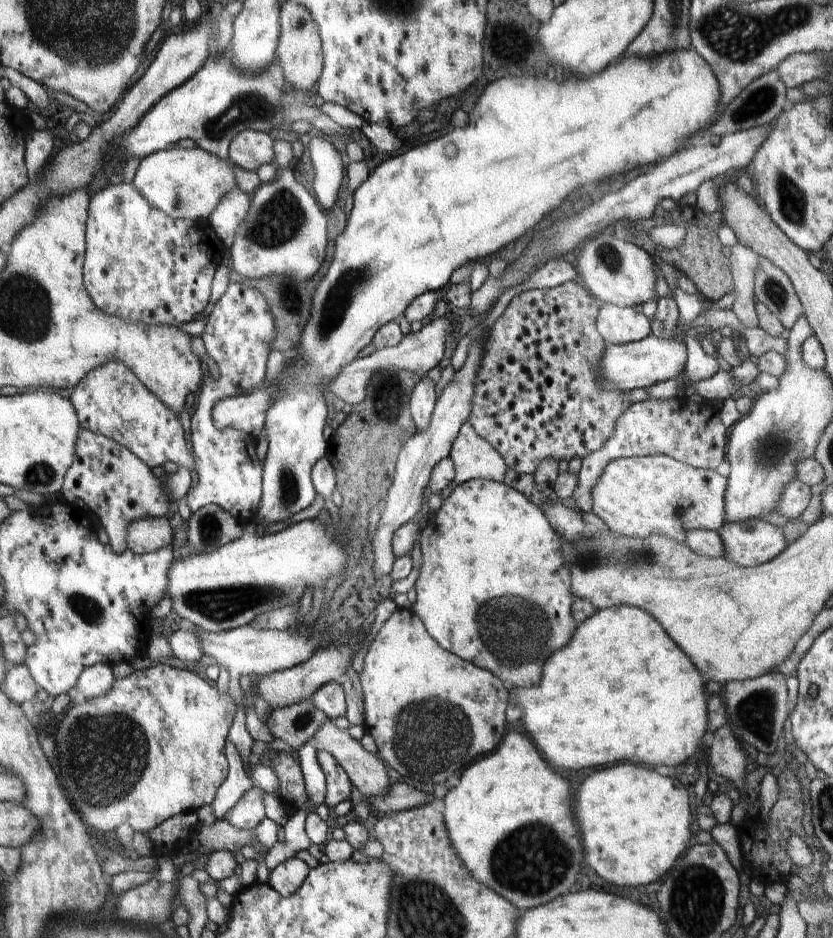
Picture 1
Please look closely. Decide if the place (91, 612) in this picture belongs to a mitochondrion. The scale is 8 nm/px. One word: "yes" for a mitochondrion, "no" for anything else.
yes

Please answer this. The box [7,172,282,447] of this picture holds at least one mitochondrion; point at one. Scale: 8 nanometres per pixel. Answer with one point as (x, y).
(179, 201)

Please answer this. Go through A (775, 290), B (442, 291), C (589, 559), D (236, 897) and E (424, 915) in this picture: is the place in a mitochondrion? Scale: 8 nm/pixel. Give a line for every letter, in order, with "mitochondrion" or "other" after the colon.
A: mitochondrion
B: other
C: mitochondrion
D: other
E: mitochondrion

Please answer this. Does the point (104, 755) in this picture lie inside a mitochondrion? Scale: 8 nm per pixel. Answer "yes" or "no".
yes

